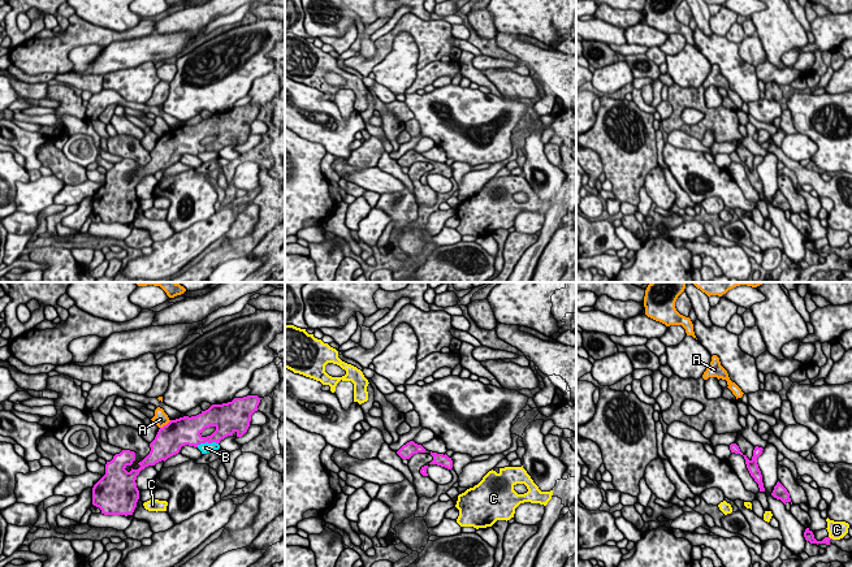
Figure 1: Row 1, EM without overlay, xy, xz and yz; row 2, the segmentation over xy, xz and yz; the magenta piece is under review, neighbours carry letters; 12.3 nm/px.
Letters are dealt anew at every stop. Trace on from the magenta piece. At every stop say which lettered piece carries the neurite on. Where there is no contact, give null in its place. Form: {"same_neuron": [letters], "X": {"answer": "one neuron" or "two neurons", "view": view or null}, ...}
{"same_neuron": [], "A": {"answer": "two neurons", "view": "xy"}, "B": {"answer": "two neurons", "view": "xy"}, "C": {"answer": "two neurons", "view": "yz"}}

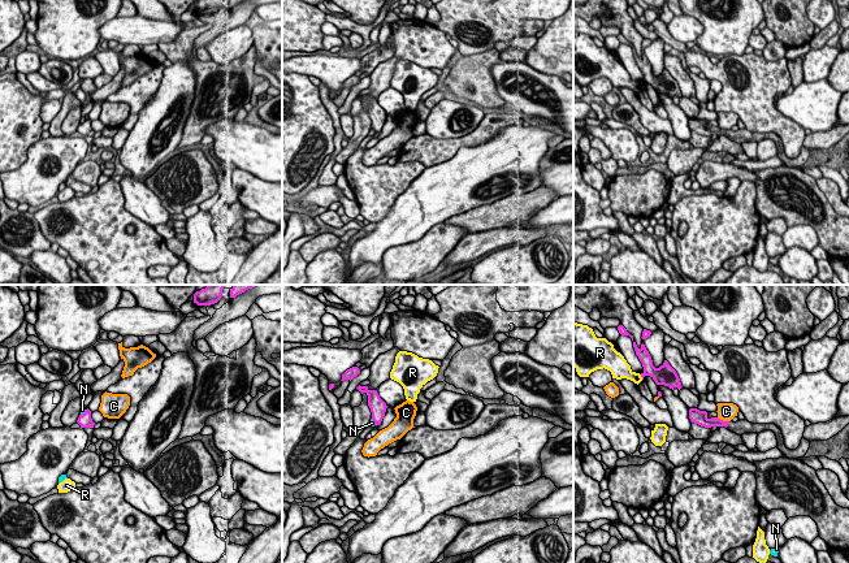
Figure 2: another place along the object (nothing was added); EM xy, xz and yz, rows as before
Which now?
{"same_neuron": [], "C": {"answer": "two neurons", "view": "yz"}, "N": {"answer": "two neurons", "view": "xy"}, "R": {"answer": "two neurons", "view": "yz"}}

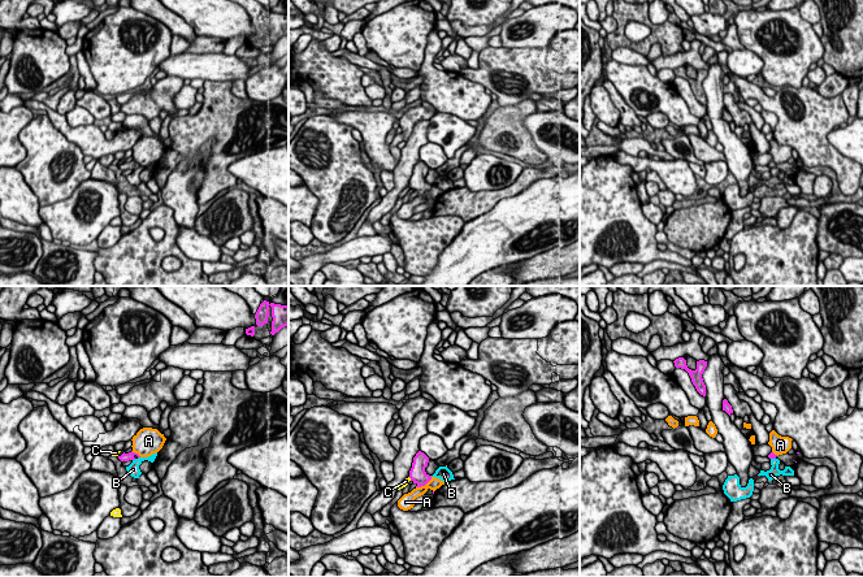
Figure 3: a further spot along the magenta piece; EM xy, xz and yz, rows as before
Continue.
{"same_neuron": [], "A": {"answer": "two neurons", "view": "xz"}, "B": {"answer": "two neurons", "view": "yz"}, "C": {"answer": "two neurons", "view": "xz"}}

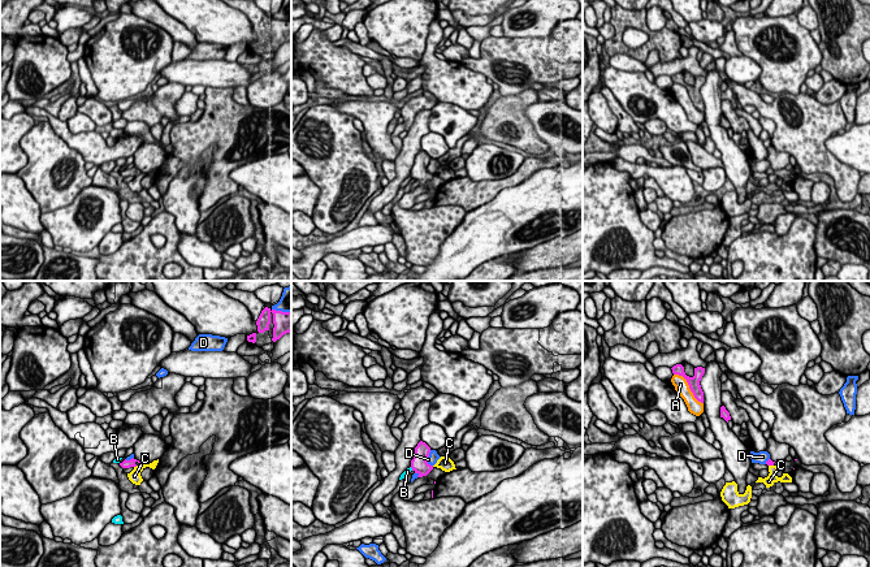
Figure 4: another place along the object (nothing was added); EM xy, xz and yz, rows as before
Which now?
{"same_neuron": [], "A": {"answer": "two neurons", "view": "yz"}, "B": {"answer": "two neurons", "view": "xz"}, "C": {"answer": "two neurons", "view": "yz"}, "D": {"answer": "two neurons", "view": "xz"}}

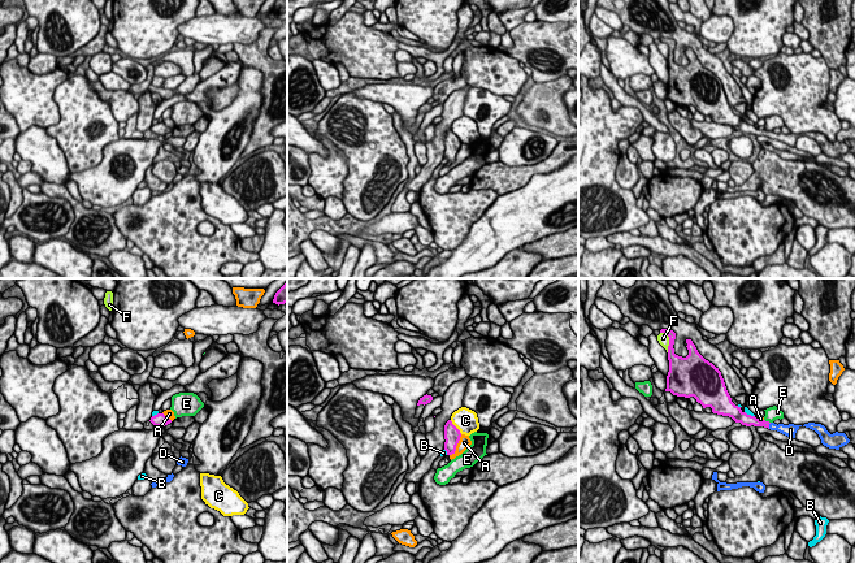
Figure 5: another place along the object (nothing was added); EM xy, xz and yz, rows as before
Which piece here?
{"same_neuron": ["D"], "A": {"answer": "two neurons", "view": "xz"}, "B": {"answer": "two neurons", "view": "yz"}, "C": {"answer": "two neurons", "view": "xz"}, "D": {"answer": "one neuron", "view": "yz"}, "E": {"answer": "two neurons", "view": "yz"}, "F": {"answer": "two neurons", "view": "yz"}}

